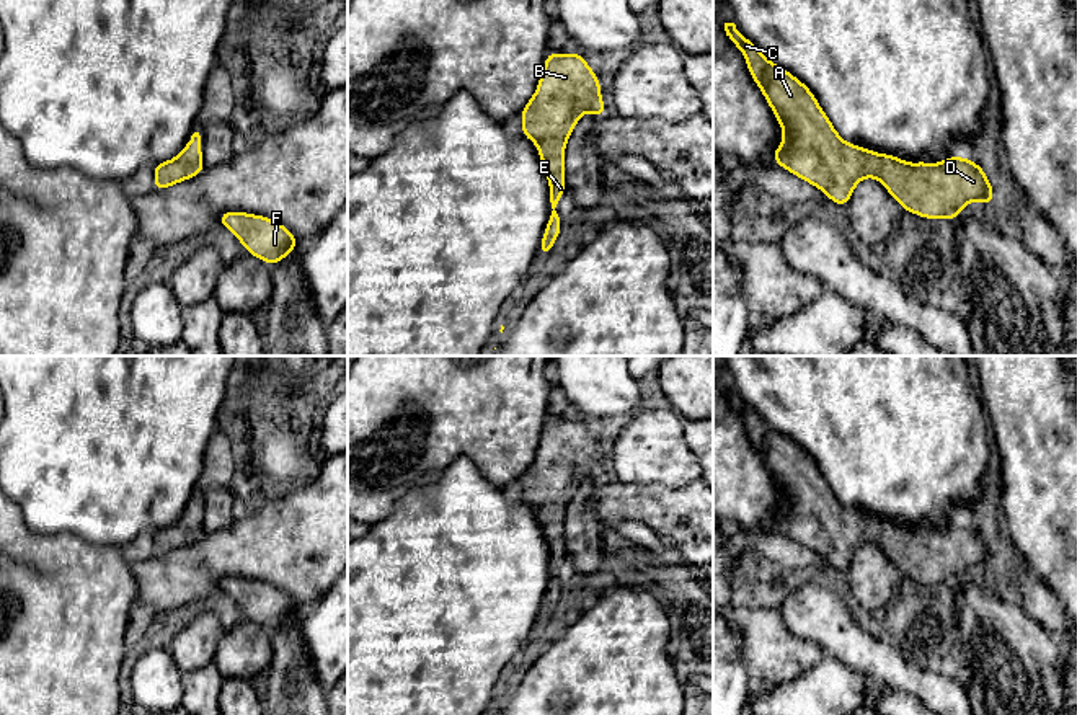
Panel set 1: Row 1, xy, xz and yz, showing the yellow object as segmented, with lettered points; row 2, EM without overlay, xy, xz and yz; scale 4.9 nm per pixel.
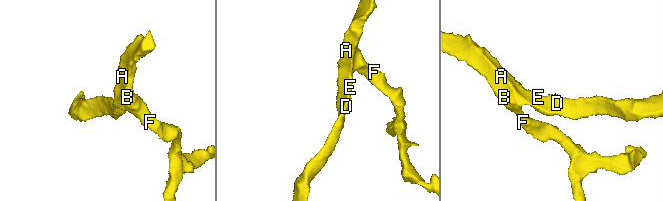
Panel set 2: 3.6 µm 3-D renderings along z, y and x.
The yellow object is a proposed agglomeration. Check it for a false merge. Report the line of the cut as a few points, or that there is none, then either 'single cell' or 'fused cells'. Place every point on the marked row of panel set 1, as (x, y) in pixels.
cut none; single cell

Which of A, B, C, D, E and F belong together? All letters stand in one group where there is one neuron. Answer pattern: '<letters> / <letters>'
A B C D E F

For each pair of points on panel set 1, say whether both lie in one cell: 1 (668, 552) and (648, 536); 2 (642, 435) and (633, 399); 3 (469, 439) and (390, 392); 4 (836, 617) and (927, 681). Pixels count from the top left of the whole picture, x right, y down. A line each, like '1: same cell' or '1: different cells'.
1: same cell
2: different cells
3: same cell
4: same cell

